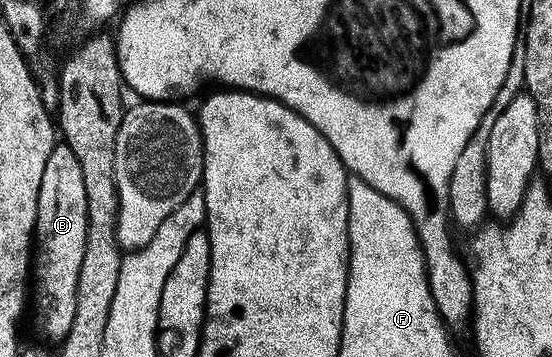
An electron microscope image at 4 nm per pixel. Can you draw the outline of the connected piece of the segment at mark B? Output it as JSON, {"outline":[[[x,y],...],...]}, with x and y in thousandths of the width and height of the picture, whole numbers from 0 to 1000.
{"outline":[[[101,401],[80,462],[67,541],[65,725],[58,765],[58,838],[71,868],[78,927],[100,955],[120,944],[138,882],[138,821],[145,742],[152,720],[158,653],[158,569],[152,496],[134,423],[118,401]]]}

